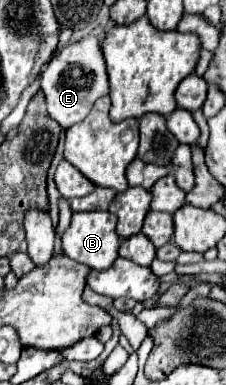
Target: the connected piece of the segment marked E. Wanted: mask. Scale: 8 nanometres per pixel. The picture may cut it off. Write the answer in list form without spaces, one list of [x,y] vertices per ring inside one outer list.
[[[86,36],[76,44],[64,46],[60,54],[52,58],[48,70],[42,74],[42,90],[46,96],[50,118],[54,118],[64,130],[82,122],[90,114],[94,100],[108,94],[108,76],[98,38]]]

